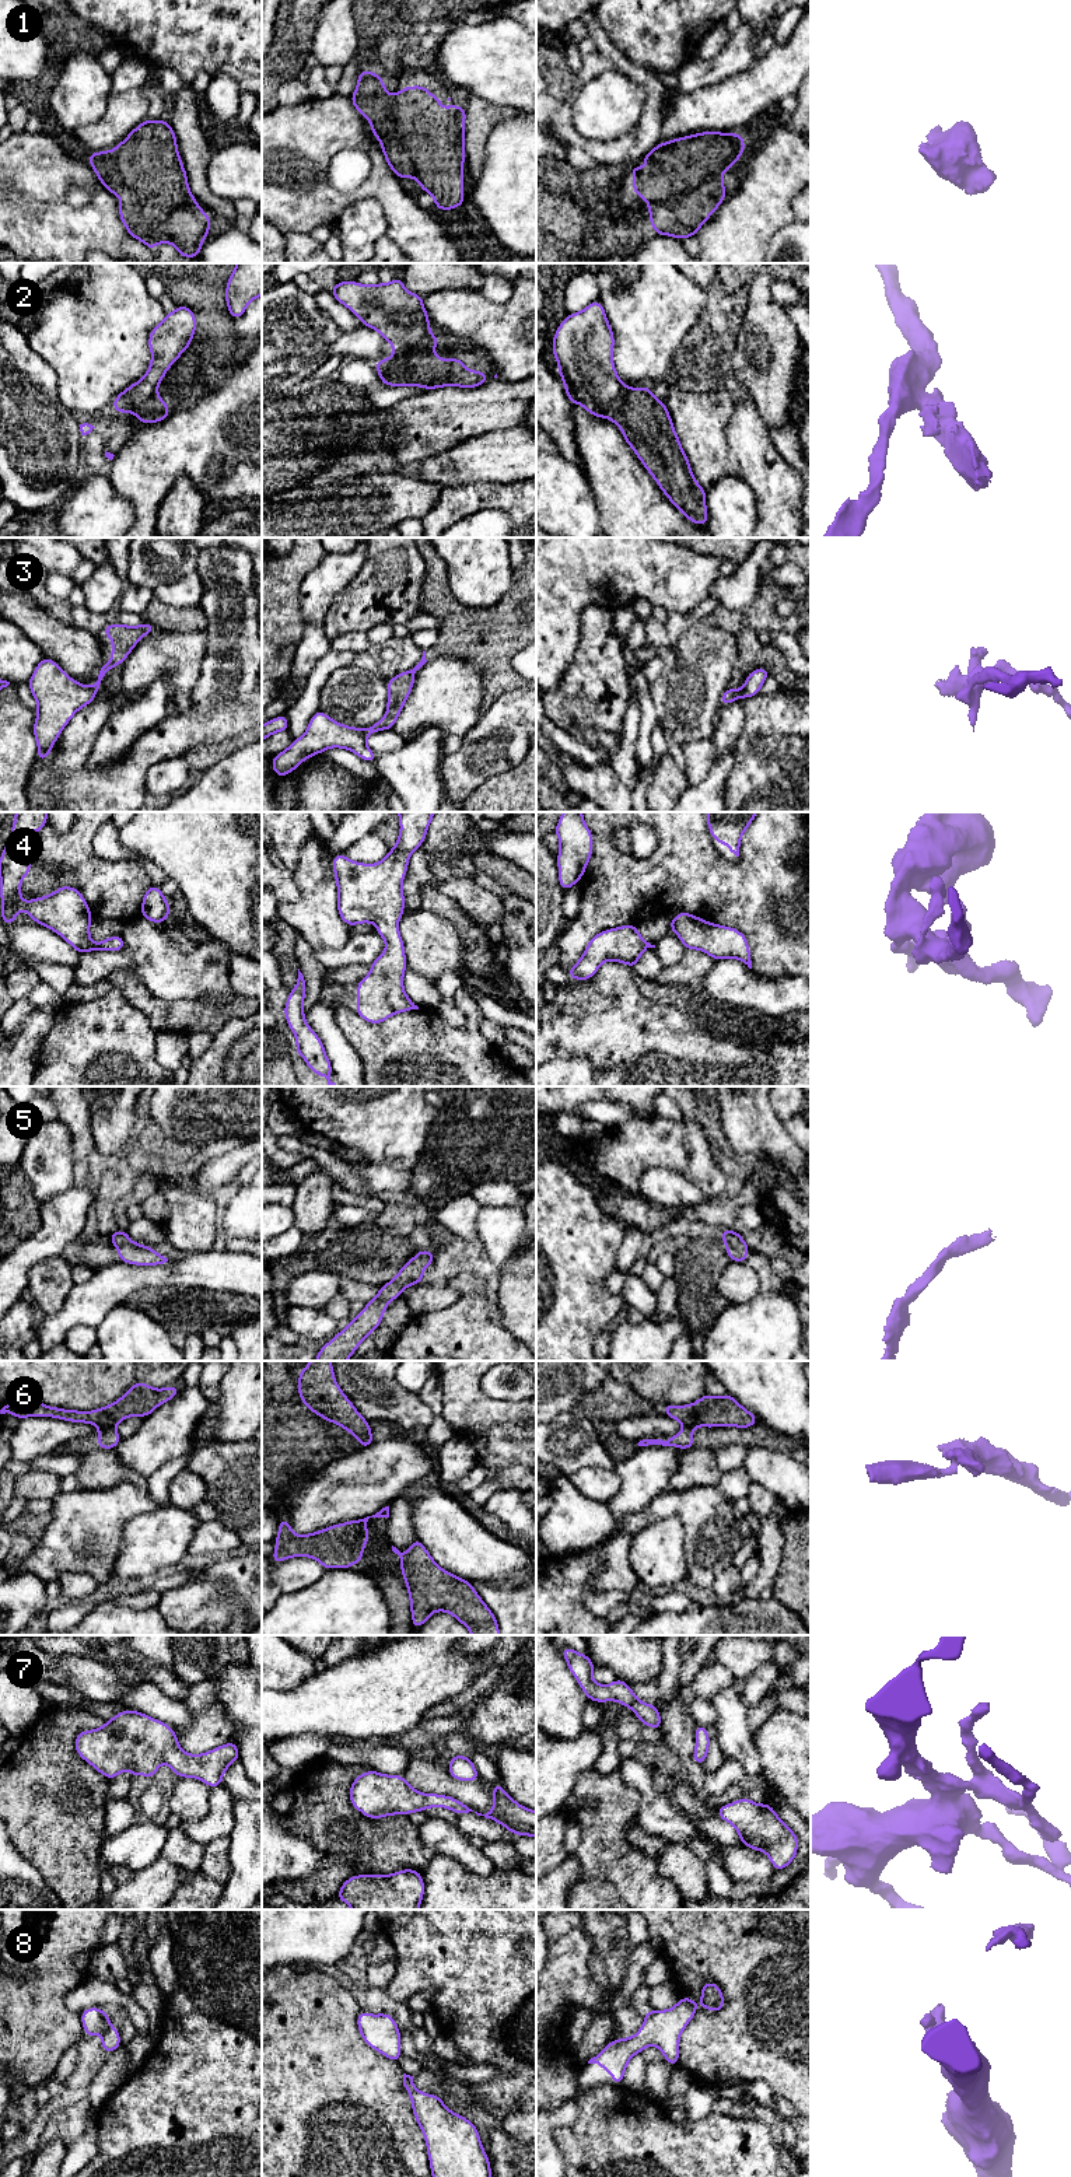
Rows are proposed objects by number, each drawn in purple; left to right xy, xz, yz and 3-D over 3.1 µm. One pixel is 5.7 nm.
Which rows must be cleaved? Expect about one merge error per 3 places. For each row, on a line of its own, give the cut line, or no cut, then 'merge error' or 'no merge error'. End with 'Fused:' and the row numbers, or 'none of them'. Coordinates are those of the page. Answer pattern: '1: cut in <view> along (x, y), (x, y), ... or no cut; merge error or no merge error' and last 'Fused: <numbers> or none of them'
1: no cut; no merge error
2: cut in xz along (427, 332), (426, 338), (419, 343), (395, 349); merge error
3: cut in xz along (366, 730), (367, 735); merge error
4: no cut; no merge error
5: no cut; no merge error
6: cut in xy along (114, 1425), (101, 1428); merge error
7: no cut; no merge error
8: no cut; no merge error
Fused: 2, 3, 6

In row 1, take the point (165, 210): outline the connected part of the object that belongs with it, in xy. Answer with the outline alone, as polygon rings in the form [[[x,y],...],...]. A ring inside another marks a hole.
[[[146,119],[112,151],[105,150],[88,154],[87,161],[95,171],[102,186],[122,200],[119,204],[119,217],[132,238],[144,242],[153,252],[155,252],[157,242],[169,242],[181,256],[189,259],[199,256],[204,244],[203,239],[210,231],[211,220],[202,210],[189,189],[186,171],[178,153],[176,137],[168,120]]]

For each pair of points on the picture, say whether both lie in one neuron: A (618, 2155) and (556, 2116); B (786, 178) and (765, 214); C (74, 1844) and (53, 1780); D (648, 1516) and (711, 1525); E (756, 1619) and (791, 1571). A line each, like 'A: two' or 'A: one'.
A: two
B: one
C: one
D: one
E: two

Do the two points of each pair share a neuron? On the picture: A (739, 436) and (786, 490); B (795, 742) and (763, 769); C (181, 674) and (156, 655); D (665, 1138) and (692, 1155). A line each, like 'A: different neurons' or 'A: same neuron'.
A: same neuron
B: same neuron
C: same neuron
D: same neuron

